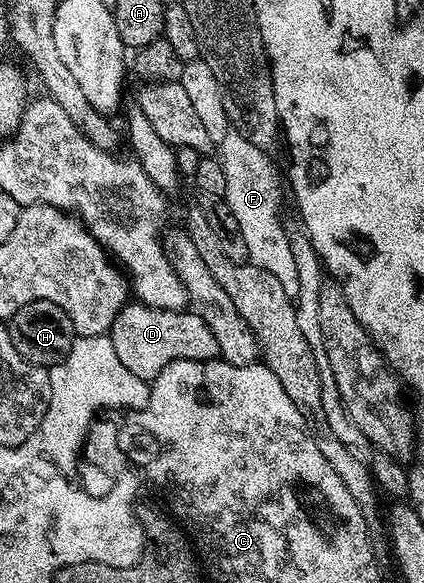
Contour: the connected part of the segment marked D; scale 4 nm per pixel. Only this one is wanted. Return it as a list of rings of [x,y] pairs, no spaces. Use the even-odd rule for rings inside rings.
[[[127,303],[115,315],[113,326],[108,334],[111,343],[115,343],[115,355],[139,379],[152,382],[154,377],[167,367],[167,363],[179,359],[195,359],[196,361],[212,361],[218,356],[215,335],[211,335],[211,327],[199,319],[191,311],[179,309],[153,309],[150,305]]]

